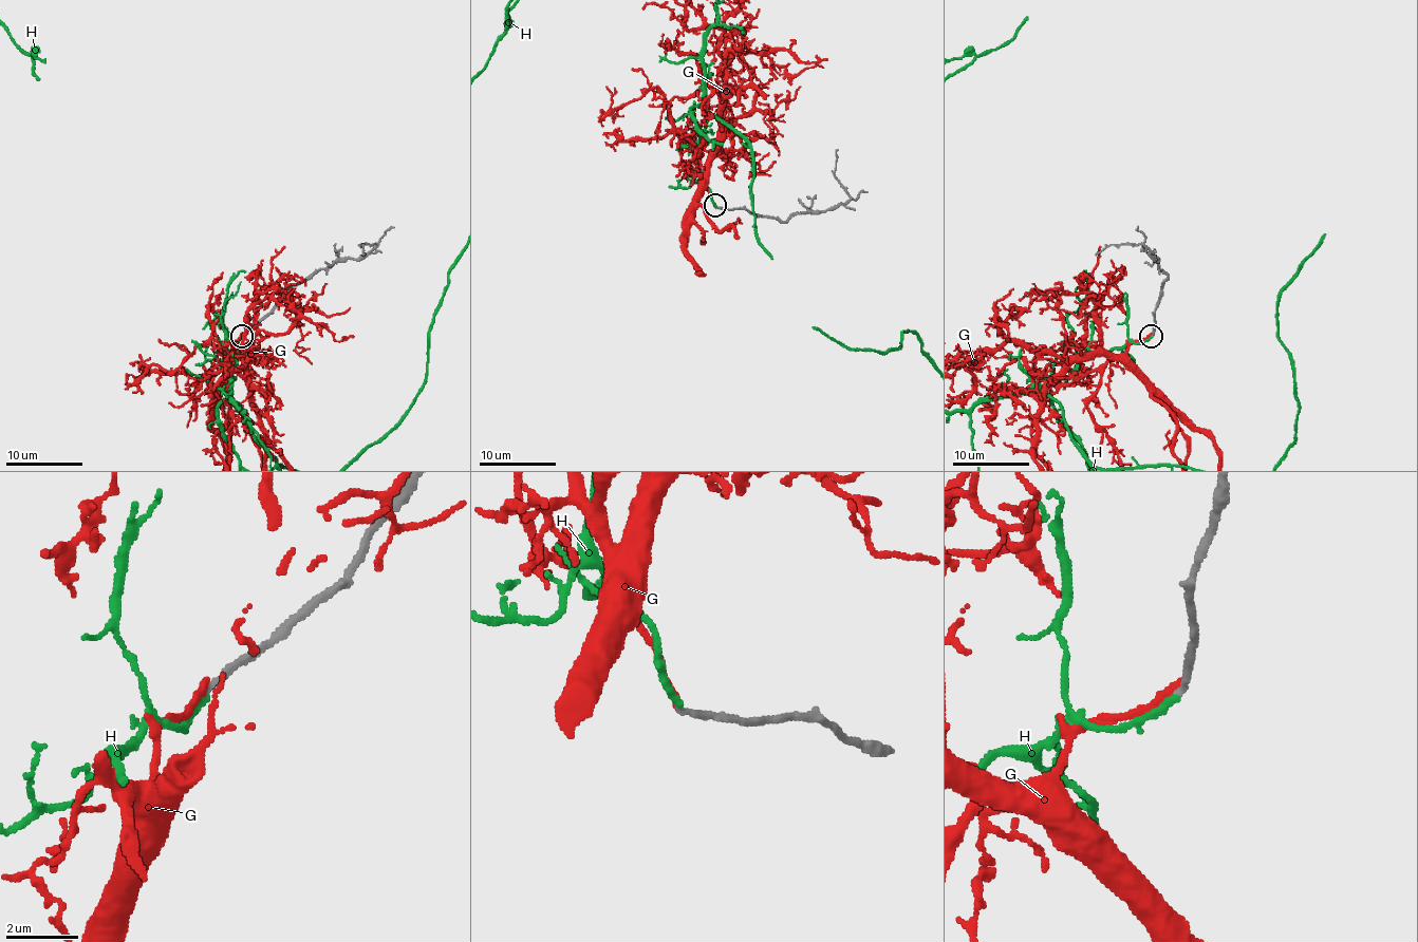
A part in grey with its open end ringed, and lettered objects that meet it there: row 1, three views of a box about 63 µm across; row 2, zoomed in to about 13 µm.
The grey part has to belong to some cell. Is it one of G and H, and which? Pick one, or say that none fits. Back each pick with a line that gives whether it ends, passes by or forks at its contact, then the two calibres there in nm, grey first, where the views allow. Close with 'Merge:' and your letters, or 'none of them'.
H: it ends; calibres 200 and 200 nm
Merge: H

